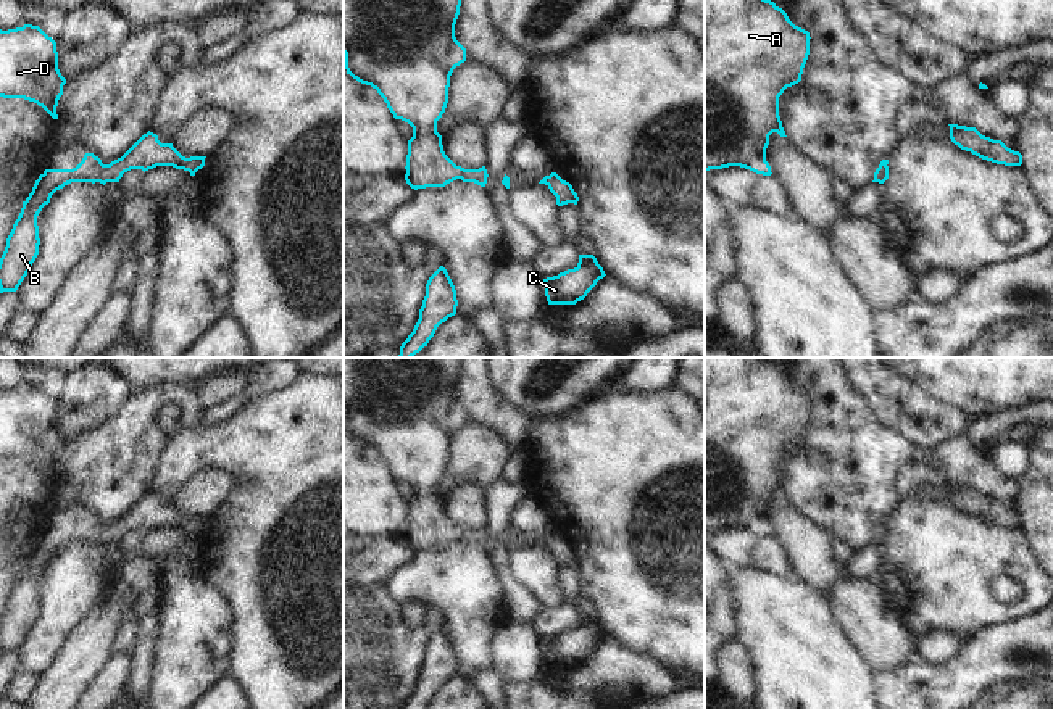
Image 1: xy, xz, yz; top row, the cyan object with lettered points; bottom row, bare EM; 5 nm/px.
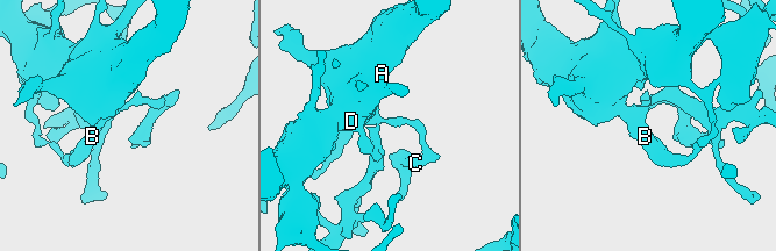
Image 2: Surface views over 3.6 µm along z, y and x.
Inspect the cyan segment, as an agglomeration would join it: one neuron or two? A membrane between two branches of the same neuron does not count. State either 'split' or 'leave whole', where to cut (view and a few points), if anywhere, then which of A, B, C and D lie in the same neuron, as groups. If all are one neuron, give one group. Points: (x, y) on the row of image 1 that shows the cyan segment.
leave whole; cut none; groups A B C D

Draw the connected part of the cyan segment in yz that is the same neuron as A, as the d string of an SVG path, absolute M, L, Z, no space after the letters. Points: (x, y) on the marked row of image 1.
M705 0L705 171L740 166L771 176L766 161L769 135L787 137L779 116L779 97L801 81L810 55L810 32L795 26L771 0Z

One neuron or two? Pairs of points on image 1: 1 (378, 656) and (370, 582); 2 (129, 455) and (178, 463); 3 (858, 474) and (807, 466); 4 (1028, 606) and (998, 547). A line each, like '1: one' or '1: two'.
1: one
2: two
3: one
4: one

